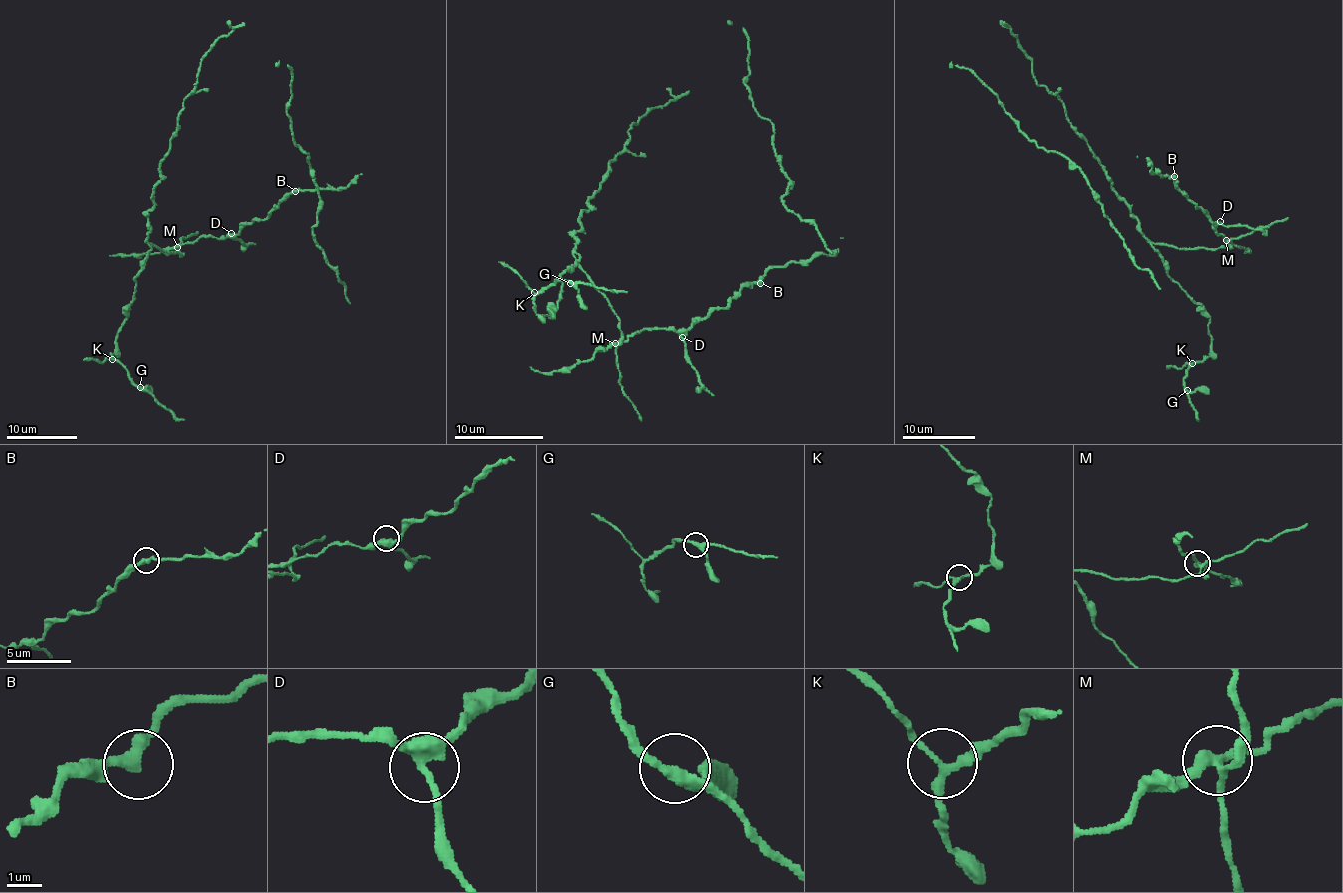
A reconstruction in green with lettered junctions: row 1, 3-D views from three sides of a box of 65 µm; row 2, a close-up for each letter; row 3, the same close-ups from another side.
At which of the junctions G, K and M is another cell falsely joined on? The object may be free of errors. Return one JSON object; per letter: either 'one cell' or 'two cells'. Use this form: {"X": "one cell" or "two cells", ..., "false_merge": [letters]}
{"G": "one cell", "K": "one cell", "M": "two cells", "false_merge": ["M"]}

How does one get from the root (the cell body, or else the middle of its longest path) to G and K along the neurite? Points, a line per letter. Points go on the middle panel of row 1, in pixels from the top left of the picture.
G: (618, 346), (620, 319), (578, 255), (561, 276), (555, 315), (538, 316), (536, 295), (557, 279), (570, 283)
K: (618, 346), (620, 319), (580, 266), (578, 255), (561, 276), (562, 299), (551, 319), (538, 316), (534, 292)

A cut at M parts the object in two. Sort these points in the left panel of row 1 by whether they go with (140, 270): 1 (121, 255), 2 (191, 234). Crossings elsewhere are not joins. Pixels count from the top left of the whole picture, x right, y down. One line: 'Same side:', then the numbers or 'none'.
Same side: 2

